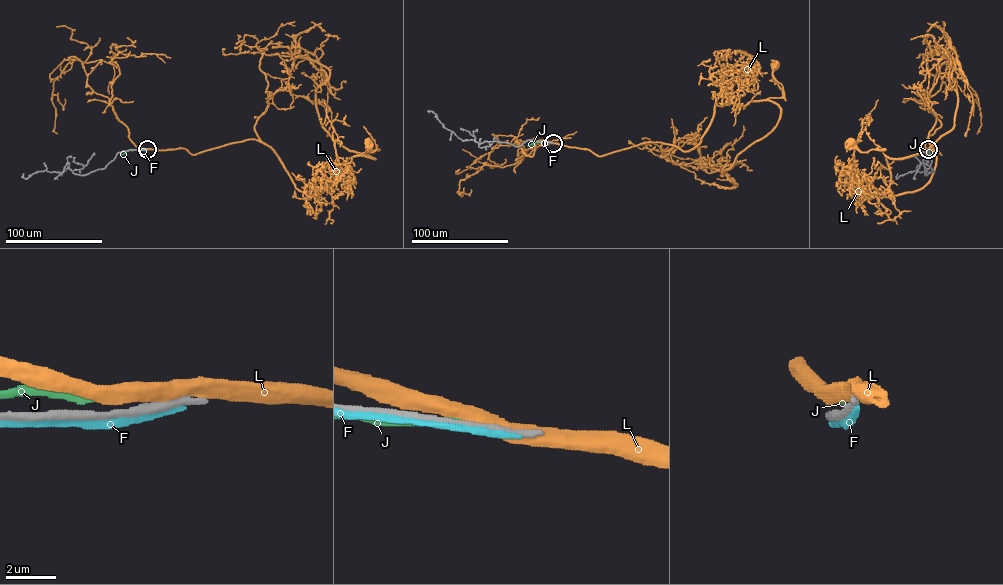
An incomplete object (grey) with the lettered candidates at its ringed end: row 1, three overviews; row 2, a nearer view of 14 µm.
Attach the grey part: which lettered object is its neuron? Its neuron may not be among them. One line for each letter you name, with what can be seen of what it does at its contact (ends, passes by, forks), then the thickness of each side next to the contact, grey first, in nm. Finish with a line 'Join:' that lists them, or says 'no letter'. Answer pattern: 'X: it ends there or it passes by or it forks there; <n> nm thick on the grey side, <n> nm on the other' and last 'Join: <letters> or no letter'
Join: no letter

